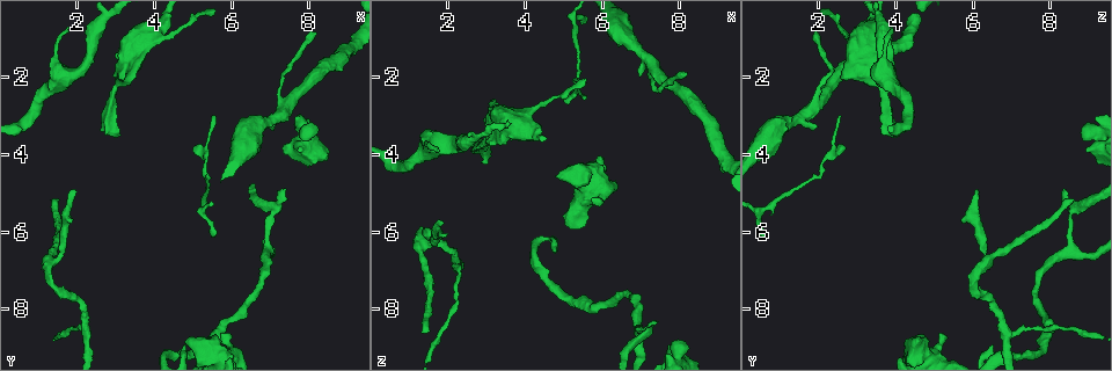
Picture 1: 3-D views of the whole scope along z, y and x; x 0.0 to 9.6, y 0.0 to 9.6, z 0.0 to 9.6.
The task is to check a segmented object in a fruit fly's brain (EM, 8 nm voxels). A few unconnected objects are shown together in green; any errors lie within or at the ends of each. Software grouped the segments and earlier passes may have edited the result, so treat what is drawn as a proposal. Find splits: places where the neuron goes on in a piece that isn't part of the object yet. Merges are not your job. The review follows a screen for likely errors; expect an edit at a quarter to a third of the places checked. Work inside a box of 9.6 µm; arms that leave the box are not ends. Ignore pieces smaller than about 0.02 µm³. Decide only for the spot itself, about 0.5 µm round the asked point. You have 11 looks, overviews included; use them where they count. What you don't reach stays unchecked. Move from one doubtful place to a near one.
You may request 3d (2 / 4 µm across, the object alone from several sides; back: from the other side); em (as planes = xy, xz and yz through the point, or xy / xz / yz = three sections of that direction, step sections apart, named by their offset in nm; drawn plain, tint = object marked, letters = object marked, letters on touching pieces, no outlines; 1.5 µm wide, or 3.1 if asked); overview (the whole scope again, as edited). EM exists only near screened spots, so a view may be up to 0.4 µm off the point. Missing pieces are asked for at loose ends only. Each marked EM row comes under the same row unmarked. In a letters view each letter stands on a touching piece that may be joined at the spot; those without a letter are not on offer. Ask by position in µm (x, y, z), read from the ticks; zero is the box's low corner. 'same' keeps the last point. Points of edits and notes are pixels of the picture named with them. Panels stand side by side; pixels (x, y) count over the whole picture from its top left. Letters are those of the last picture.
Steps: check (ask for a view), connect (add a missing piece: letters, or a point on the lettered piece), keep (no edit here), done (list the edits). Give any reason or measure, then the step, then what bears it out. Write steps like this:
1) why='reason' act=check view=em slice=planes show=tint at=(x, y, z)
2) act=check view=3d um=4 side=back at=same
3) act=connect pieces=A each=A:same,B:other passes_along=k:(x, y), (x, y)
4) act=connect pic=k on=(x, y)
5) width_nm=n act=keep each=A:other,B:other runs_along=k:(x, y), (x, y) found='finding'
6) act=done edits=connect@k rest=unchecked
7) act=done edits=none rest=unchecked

why='free end' act=check view=em slice=yz step=4 show=letters at=(1.70, 0.70, 3.95)

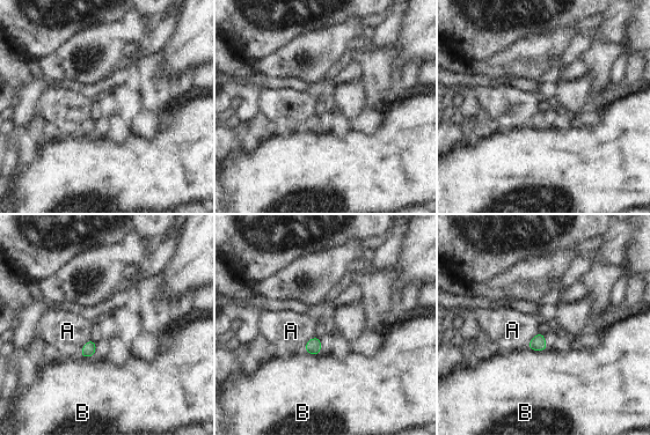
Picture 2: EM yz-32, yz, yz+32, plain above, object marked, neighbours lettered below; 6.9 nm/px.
act=check view=em slice=planes show=letters at=same

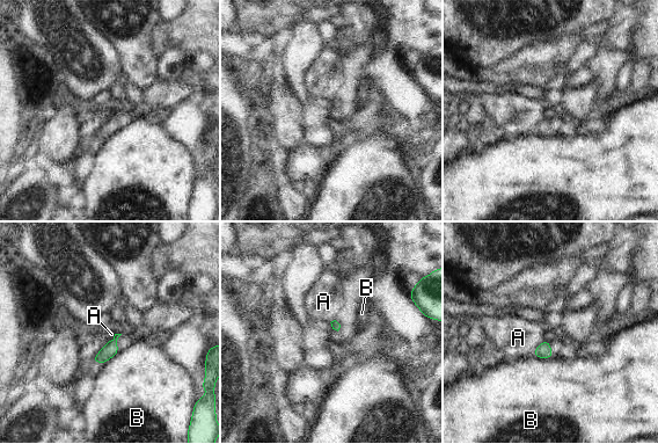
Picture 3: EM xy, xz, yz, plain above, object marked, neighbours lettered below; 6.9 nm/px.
longest_contact=A:150nm act=keep each=A:other,B:other found='none of them fits'

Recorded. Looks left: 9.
why='tapers out' act=check view=em slice=yz step=8 show=tint at=(1.35, 5.20, 8.55)

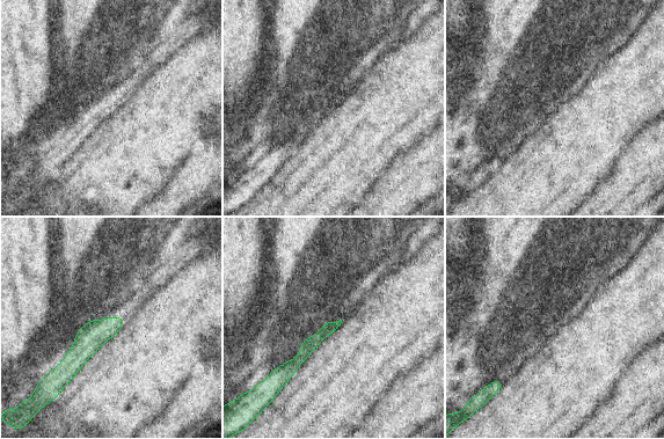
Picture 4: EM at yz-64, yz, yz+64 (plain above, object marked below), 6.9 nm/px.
act=check view=em slice=planes show=letters at=same

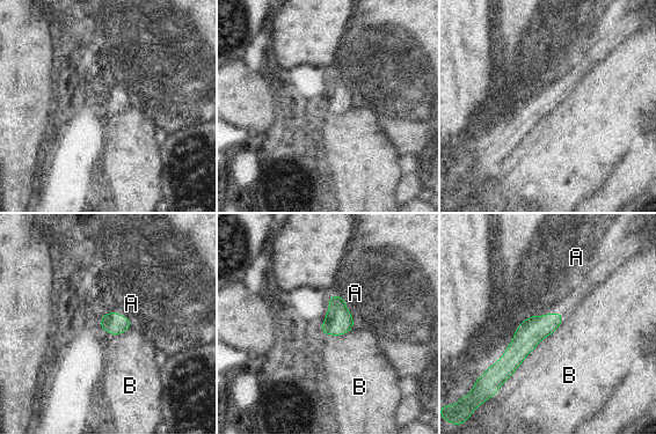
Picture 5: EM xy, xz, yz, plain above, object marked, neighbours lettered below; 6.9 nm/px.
width_nm=140 act=keep each=A:other,B:other border=5:(562, 313), (560, 324), (500, 385) found='no lettered piece goes on from it'

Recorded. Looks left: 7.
act=check view=3d um=4 at=(6.00, 8.60, 5.25)

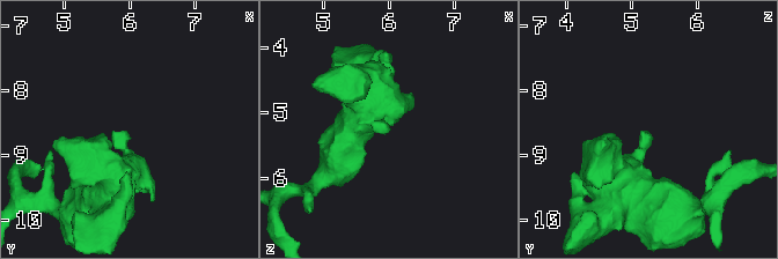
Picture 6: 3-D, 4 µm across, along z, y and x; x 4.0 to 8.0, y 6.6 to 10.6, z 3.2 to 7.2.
act=check view=em slice=xy step=8 show=tint at=(6.00, 8.65, 5.25)

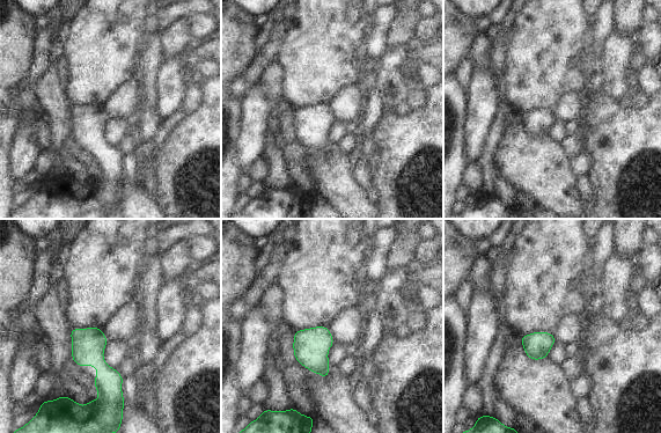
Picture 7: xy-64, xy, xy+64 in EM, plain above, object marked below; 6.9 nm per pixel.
why='cut it another way' act=check view=em slice=planes show=letters at=same

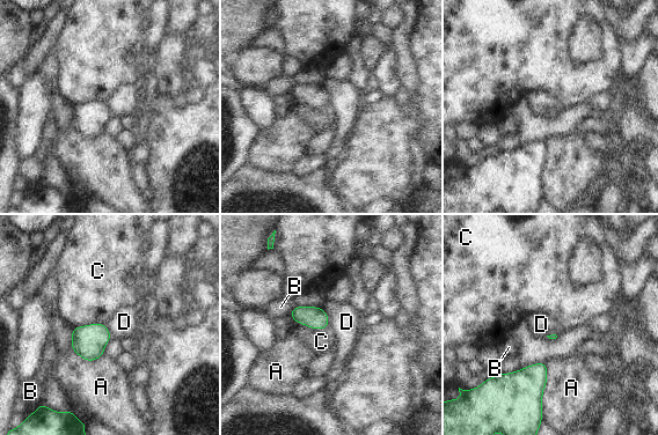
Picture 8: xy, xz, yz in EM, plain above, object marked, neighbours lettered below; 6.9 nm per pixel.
longest_contact=A:300nm act=keep each=A:other,B:other,C:other,D:other border=8:(321, 308), (327, 316), (329, 325) found='none of them fits'

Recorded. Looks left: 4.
why='branch stops here' act=check view=em slice=yz step=8 show=letters at=(4.95, 3.85, 2.55)

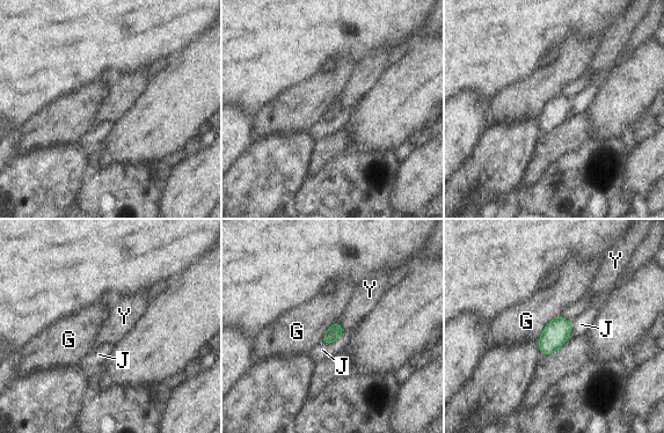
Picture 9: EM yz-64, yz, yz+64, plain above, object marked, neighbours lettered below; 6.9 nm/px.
longest_contact=G:240nm act=keep each=G:other,J:other,Y:other border=9:(336, 322), (344, 330) found='none of them fits'

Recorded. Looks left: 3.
why='tapers out' act=check view=3d um=4 at=(8.15, 0.85, 1.90)

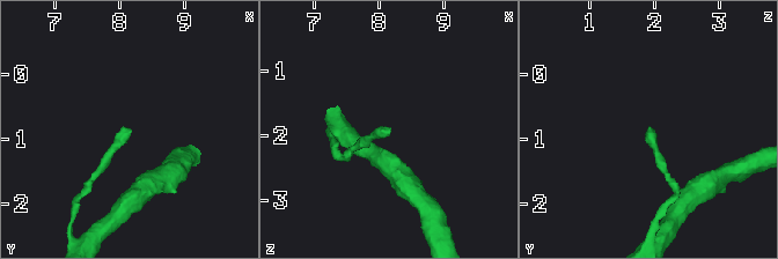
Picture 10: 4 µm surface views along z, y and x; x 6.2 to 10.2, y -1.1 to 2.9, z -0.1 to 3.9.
why='now the EM' act=check view=em slice=planes show=letters at=(8.15, 0.90, 1.90)

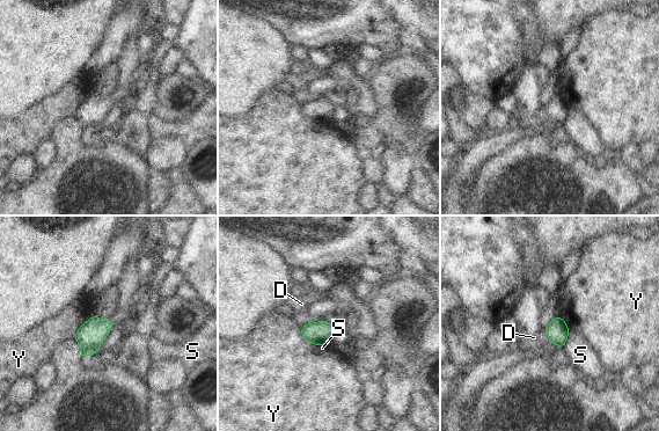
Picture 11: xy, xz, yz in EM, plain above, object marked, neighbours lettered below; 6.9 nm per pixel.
act=keep each=D:other,S:other,Y:other border=11:(570, 329), (562, 349) found='no lettered piece goes on from it'

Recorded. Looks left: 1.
act=done edits=none rest=unchecked

